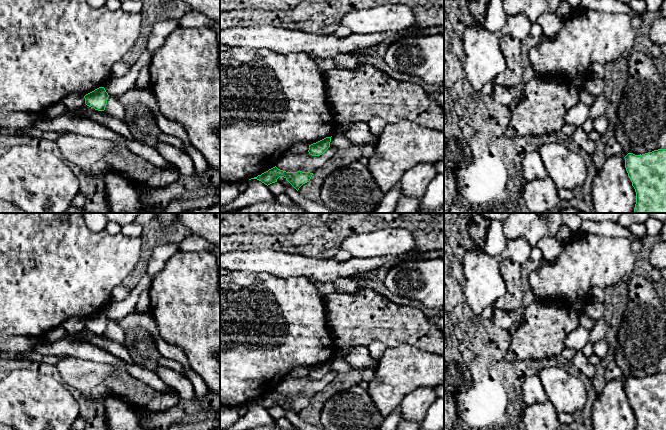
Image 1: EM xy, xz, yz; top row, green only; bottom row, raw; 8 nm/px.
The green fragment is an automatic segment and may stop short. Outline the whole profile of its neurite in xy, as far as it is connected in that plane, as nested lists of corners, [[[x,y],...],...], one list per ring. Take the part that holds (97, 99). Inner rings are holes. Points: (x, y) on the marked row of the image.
[[[99,87],[84,96],[85,104],[91,108],[94,108],[95,110],[104,111],[108,97],[109,95],[105,88]]]

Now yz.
[[[666,149],[642,155],[628,153],[625,168],[636,192],[634,213],[666,213]]]

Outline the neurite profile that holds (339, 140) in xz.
[[[336,133],[331,137],[330,146],[337,149],[346,149],[350,147],[352,143],[343,133]]]

